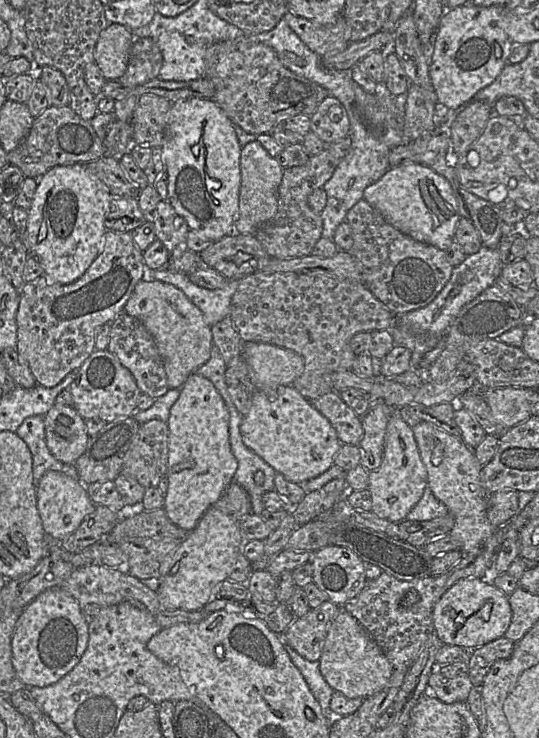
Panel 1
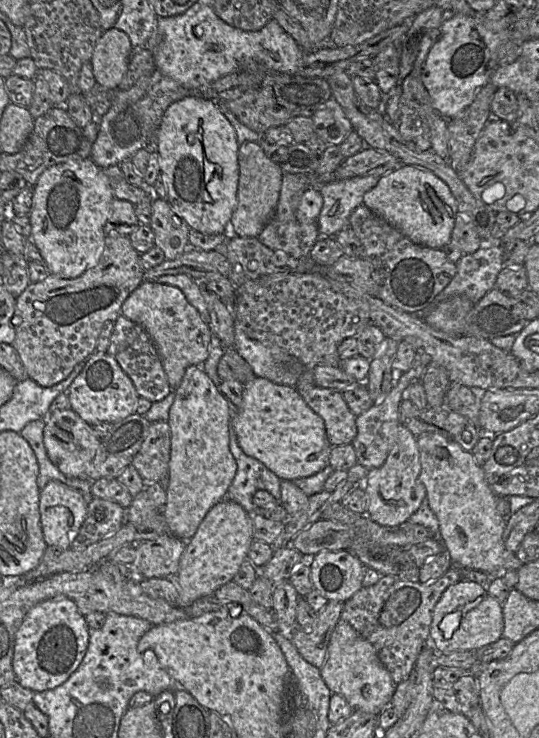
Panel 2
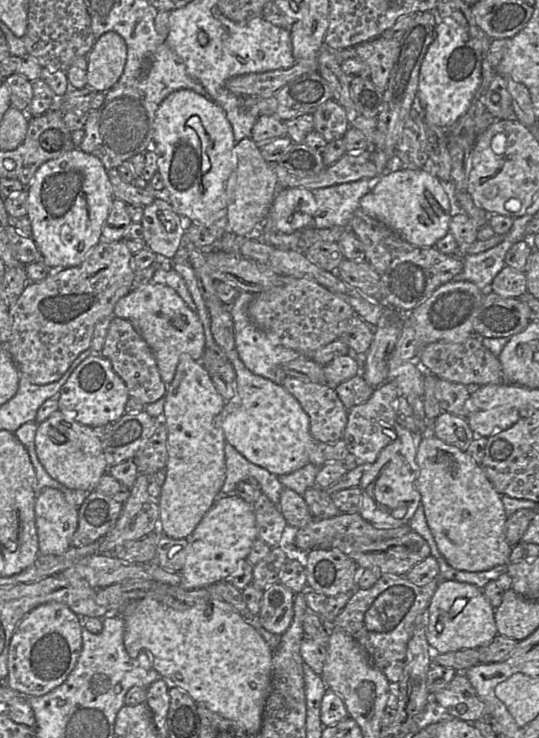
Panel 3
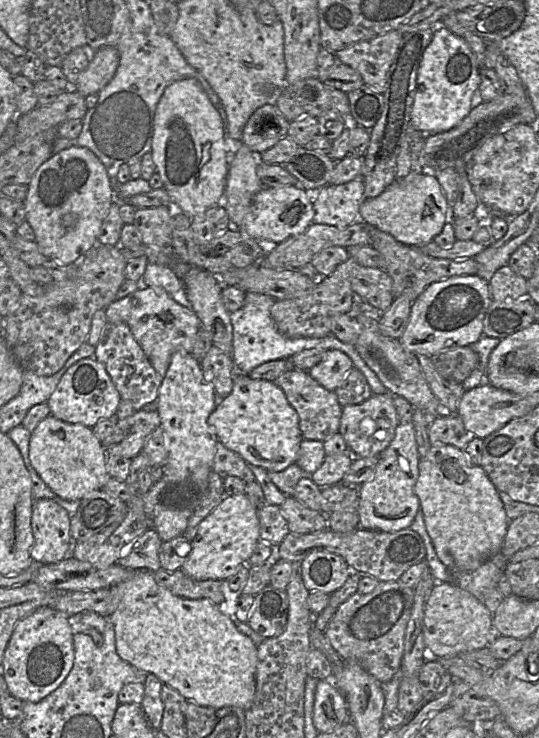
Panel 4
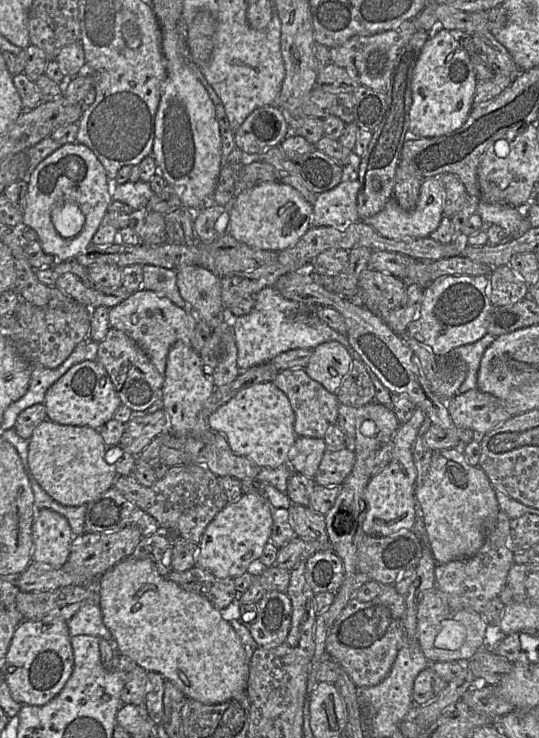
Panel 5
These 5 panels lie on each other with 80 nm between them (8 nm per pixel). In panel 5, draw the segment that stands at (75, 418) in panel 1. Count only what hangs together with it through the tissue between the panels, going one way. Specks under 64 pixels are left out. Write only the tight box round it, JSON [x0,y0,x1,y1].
[28,420,118,506]

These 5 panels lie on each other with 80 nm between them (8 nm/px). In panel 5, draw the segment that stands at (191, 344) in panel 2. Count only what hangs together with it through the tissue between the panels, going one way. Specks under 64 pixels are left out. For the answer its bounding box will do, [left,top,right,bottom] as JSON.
[109,290,198,377]

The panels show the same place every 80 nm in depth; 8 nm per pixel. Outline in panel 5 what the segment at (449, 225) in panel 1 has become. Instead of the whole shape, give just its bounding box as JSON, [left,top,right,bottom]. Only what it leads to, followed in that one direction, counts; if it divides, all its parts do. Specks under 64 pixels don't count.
[360,177,444,239]

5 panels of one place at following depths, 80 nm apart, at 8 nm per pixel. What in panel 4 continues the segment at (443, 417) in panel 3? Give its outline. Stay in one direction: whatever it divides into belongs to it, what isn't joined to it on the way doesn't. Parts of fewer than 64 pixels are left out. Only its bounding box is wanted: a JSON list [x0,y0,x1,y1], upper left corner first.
[429,414,472,450]

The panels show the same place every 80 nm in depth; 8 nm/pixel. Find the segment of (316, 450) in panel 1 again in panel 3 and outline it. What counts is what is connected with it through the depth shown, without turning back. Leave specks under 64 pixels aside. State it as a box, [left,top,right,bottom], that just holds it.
[210,307,317,476]

